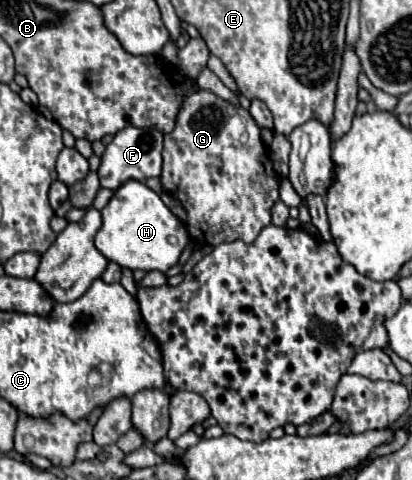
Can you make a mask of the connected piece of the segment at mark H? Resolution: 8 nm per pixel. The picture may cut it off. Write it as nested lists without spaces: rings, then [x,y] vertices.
[[[130,179],[116,189],[110,203],[102,209],[102,227],[96,233],[94,243],[108,261],[118,263],[120,267],[166,273],[178,263],[188,245],[188,231],[164,205],[158,193],[148,189],[144,183]]]

